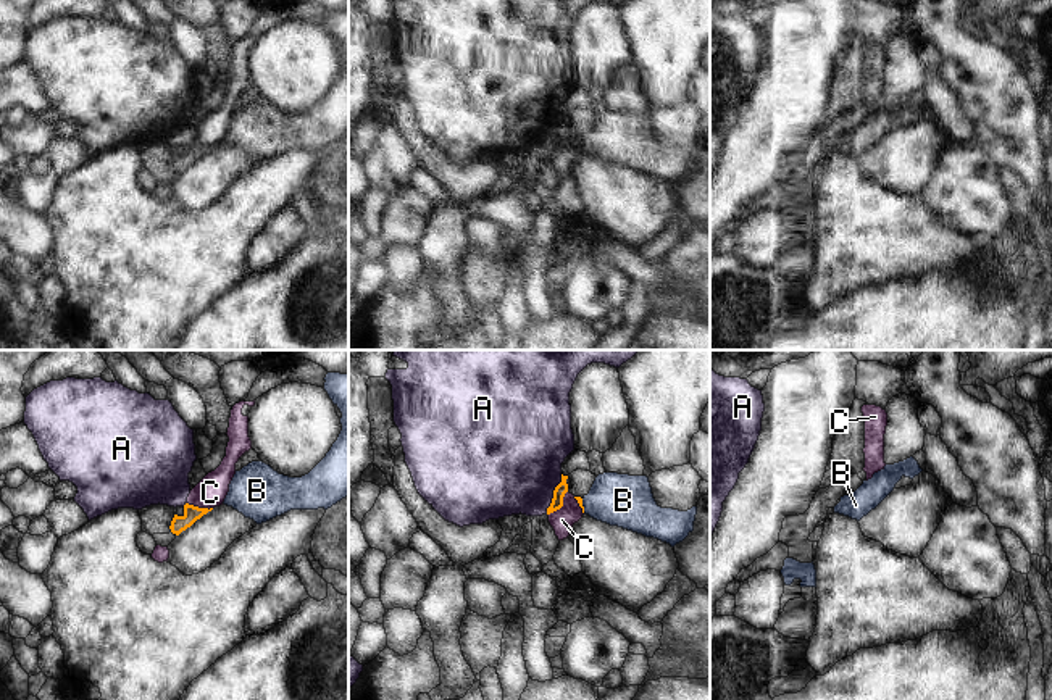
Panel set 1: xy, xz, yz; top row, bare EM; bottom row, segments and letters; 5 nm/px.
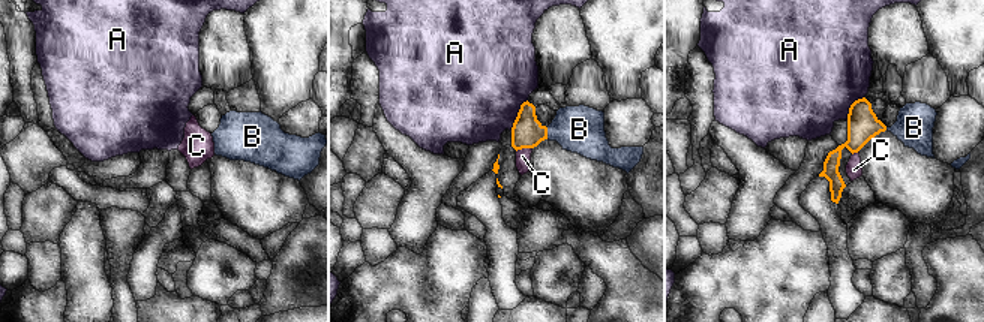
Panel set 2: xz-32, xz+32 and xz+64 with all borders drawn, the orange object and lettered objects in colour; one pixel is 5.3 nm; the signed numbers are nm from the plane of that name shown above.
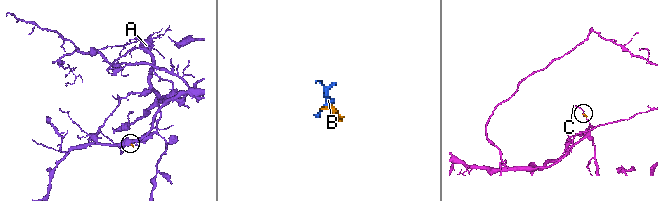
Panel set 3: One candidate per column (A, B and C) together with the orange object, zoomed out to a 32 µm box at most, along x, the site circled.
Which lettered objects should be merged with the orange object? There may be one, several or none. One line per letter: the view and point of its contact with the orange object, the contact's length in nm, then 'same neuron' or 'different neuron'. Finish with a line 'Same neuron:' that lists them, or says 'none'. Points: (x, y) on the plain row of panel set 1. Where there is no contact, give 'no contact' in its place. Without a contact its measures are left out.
A: xz (554, 133) | 220 nm | different neuron
B: xz (581, 144) | 70 nm | same neuron
C: xz (562, 144) | 160 nm | different neuron
Same neuron: B

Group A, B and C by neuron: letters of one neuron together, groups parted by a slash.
A / B / C

